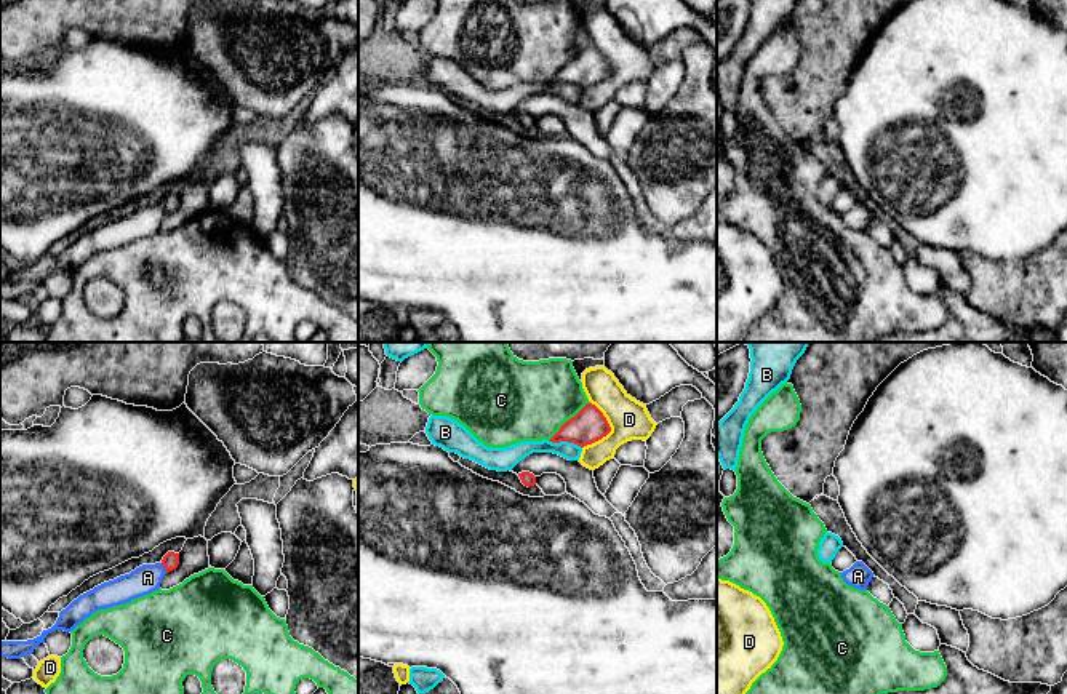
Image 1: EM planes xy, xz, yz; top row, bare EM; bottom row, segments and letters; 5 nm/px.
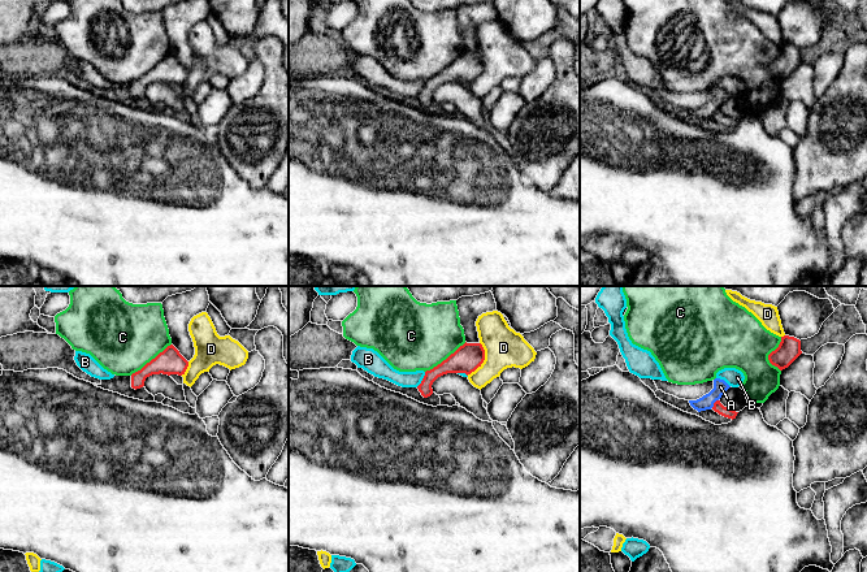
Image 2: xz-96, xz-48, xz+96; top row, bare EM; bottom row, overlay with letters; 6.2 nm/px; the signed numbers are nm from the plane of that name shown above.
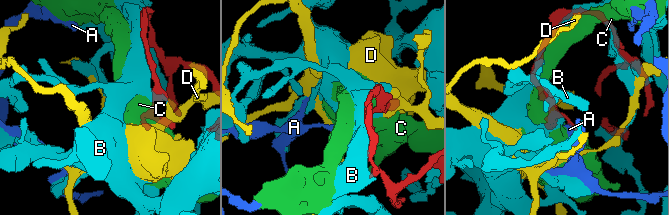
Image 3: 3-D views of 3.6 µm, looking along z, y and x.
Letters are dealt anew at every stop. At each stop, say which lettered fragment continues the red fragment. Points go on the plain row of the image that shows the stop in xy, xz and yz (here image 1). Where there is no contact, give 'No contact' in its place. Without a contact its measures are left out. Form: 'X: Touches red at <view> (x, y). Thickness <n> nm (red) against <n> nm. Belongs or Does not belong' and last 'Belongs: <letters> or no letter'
A: Touches red at xy (165, 210). Thickness 80 nm (red) against 140 nm. Does not belong
B: Touches red at xz (565, 82). Thickness 170 nm (red) against 90 nm. Does not belong
C: Touches red at xz (570, 61). Thickness 170 nm (red) against 400 nm. Does not belong
D: Touches red at xz (610, 72). Thickness 170 nm (red) against 200 nm. Does not belong
Belongs: no letter

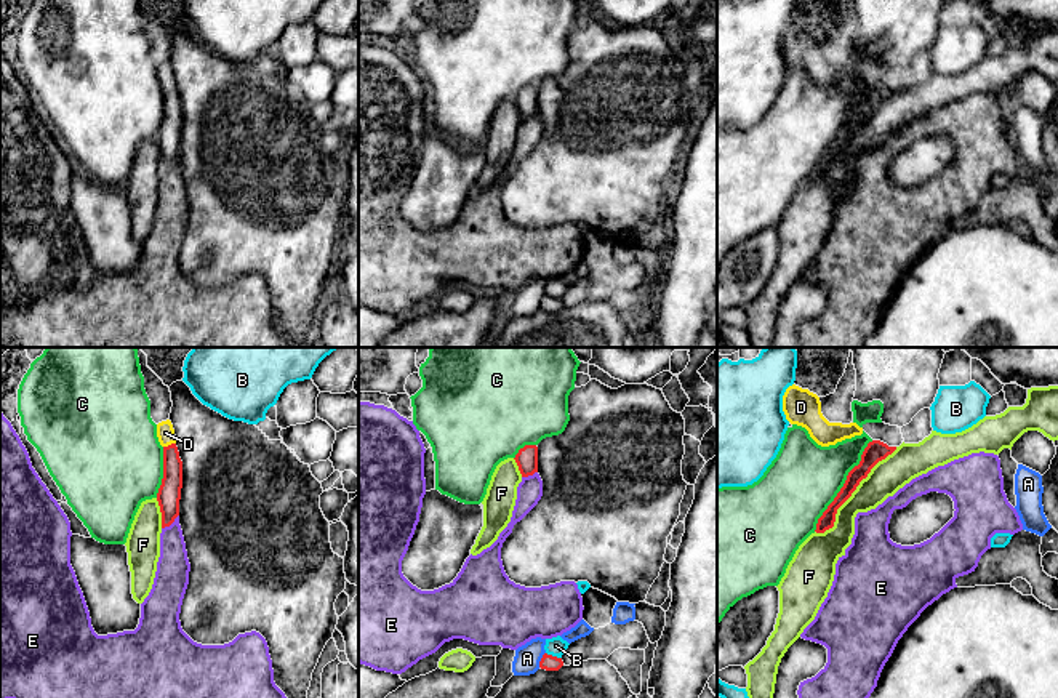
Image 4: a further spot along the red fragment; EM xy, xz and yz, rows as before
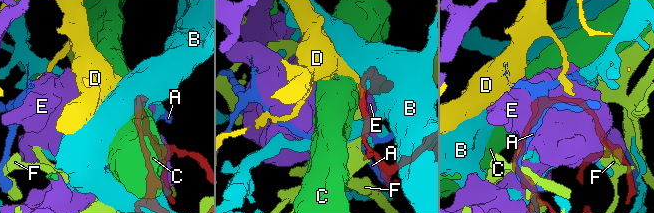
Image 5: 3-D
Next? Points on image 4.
A: Touches red at xz (541, 301). Thickness 80 nm (red) against 130 nm. Does not belong
B: Touches red at xz (554, 298). Thickness 80 nm (red) against 90 nm. Does not belong
C: Touches red at yz (844, 127). Thickness 110 nm (red) against 360 nm. Does not belong
D: Touches red at xy (168, 87). Thickness 120 nm (red) against 90 nm. Belongs
E: Touches red at xy (170, 165). Thickness 120 nm (red) against 170 nm. Does not belong
F: Touches red at yz (852, 133). Thickness 110 nm (red) against 170 nm. Does not belong
Belongs: D

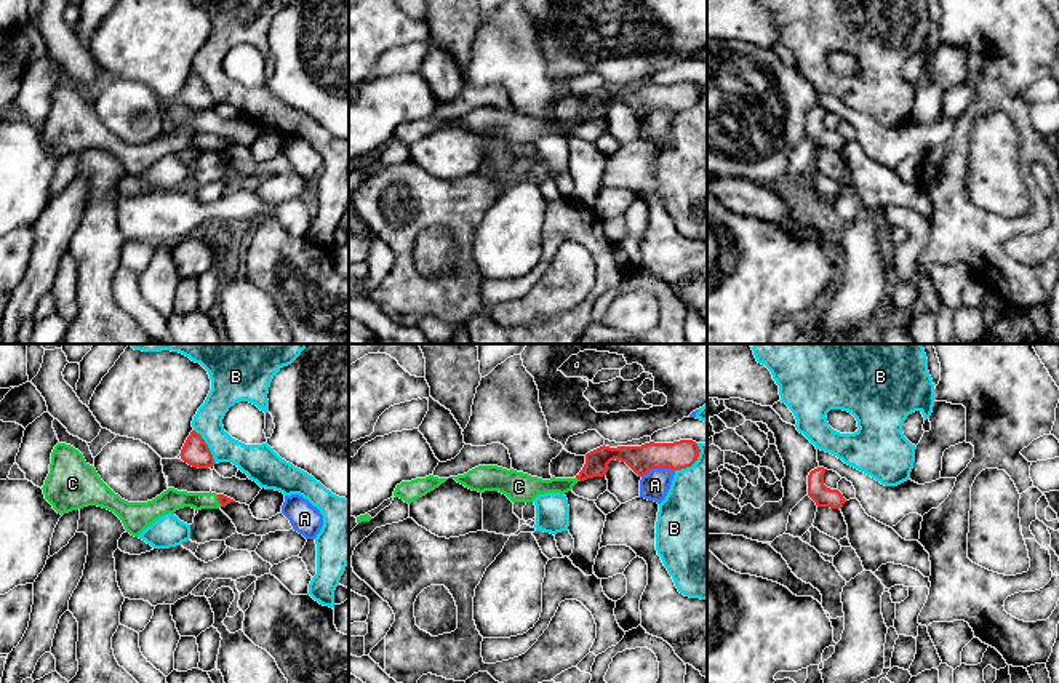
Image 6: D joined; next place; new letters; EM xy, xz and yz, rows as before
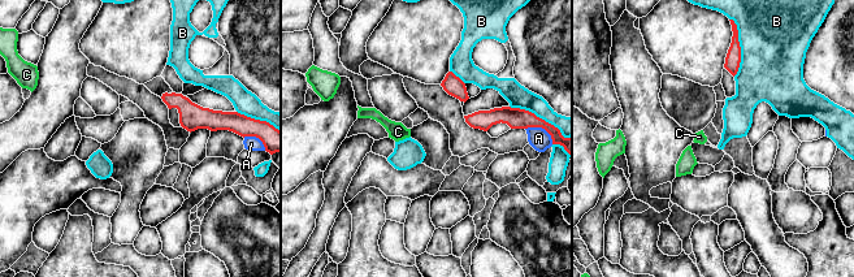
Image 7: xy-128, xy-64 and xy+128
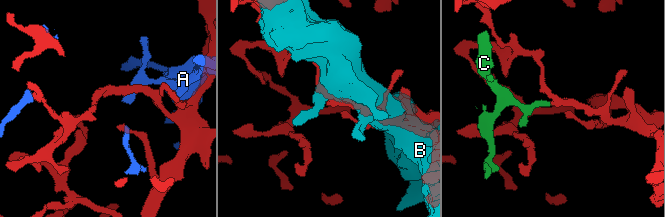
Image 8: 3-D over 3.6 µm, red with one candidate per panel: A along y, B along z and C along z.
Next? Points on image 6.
A: Touches red at xz (658, 109). Thickness 140 nm (red) against 150 nm. Does not belong
B: Touches red at xy (207, 88). Thickness 140 nm (red) against 160 nm. Does not belong
C: Touches red at xz (578, 120). Thickness 120 nm (red) against 110 nm. Belongs
Belongs: C

